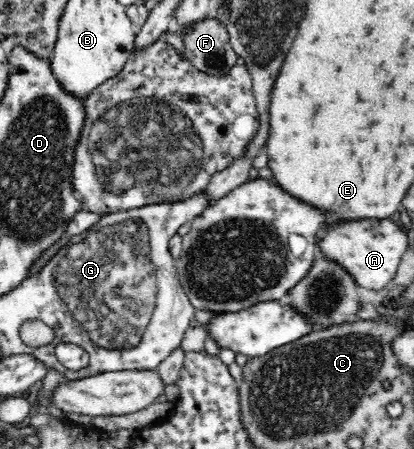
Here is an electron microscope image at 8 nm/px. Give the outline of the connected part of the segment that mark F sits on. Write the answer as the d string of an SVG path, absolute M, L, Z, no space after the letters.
M208 18L195 23L183 36L185 58L208 76L226 75L236 65L238 54L233 50L227 27Z

